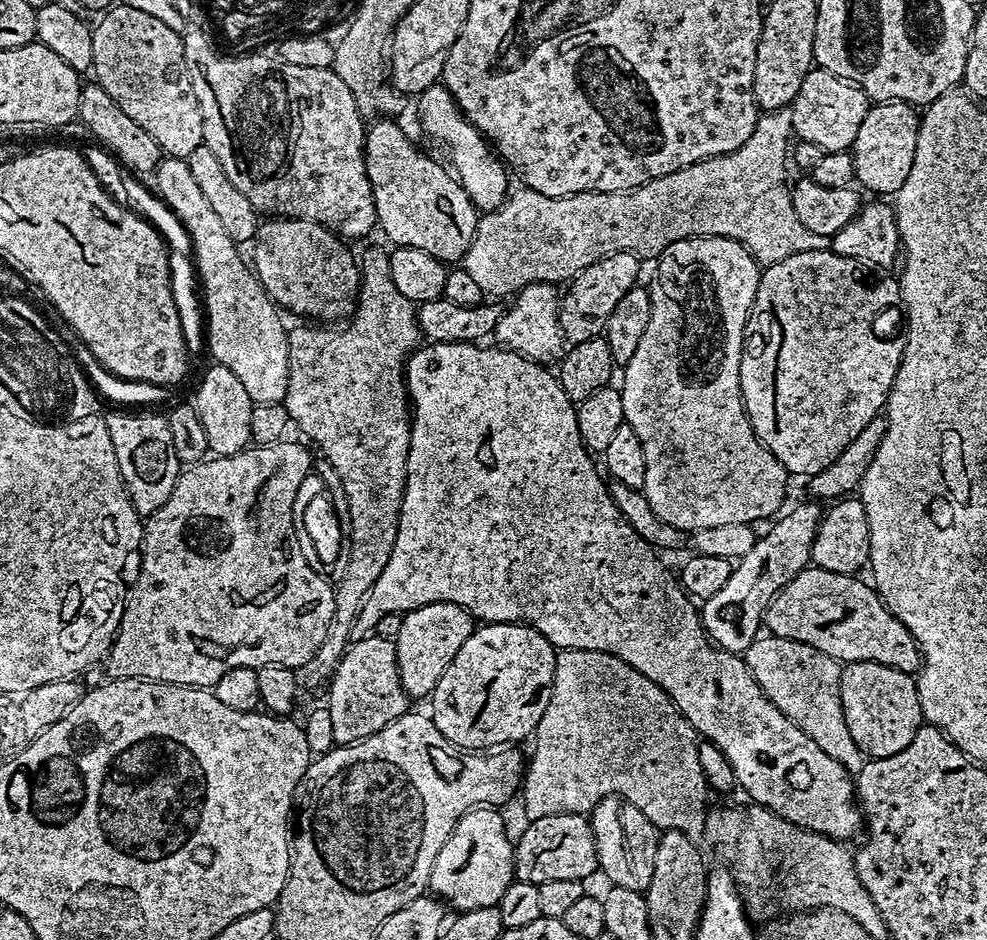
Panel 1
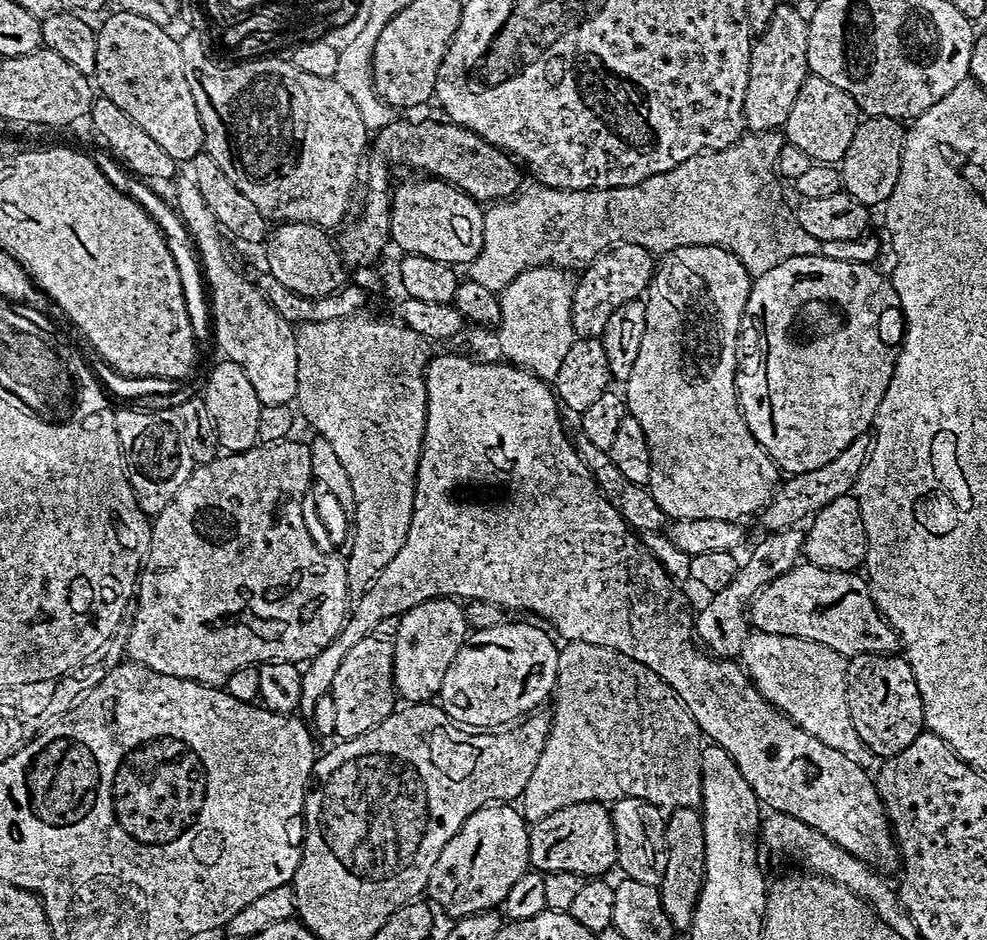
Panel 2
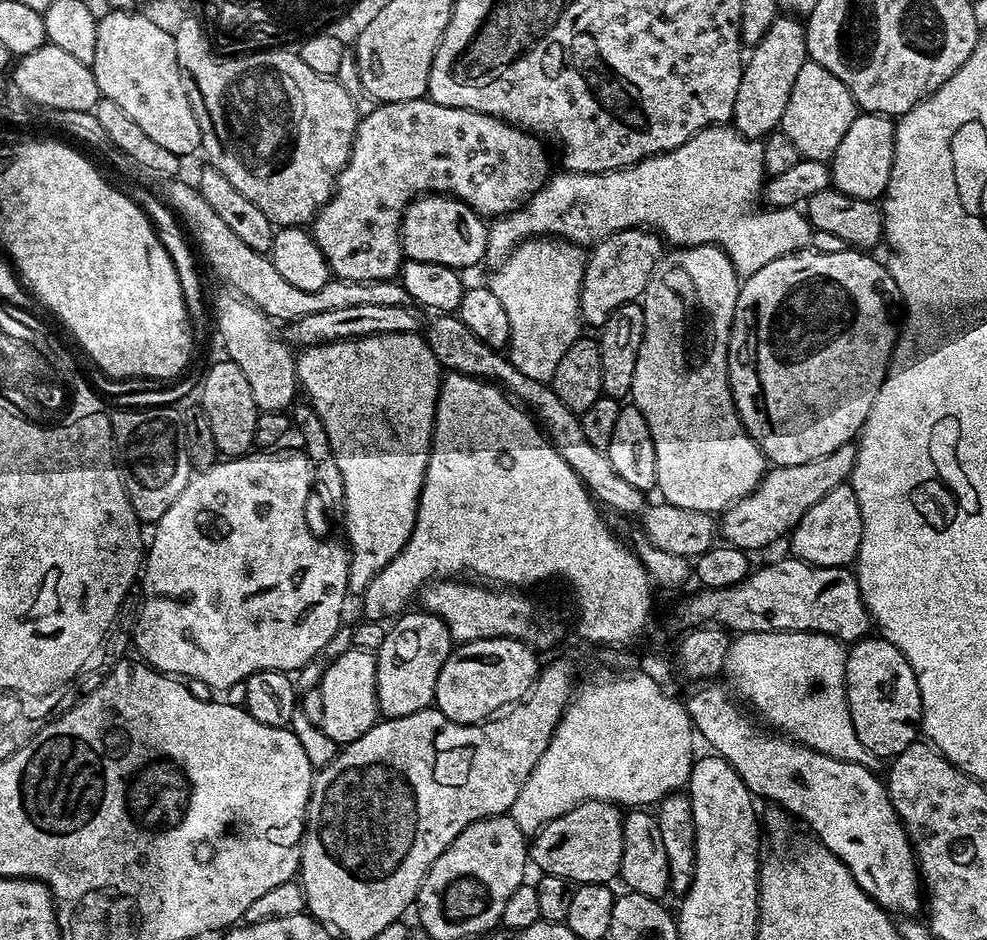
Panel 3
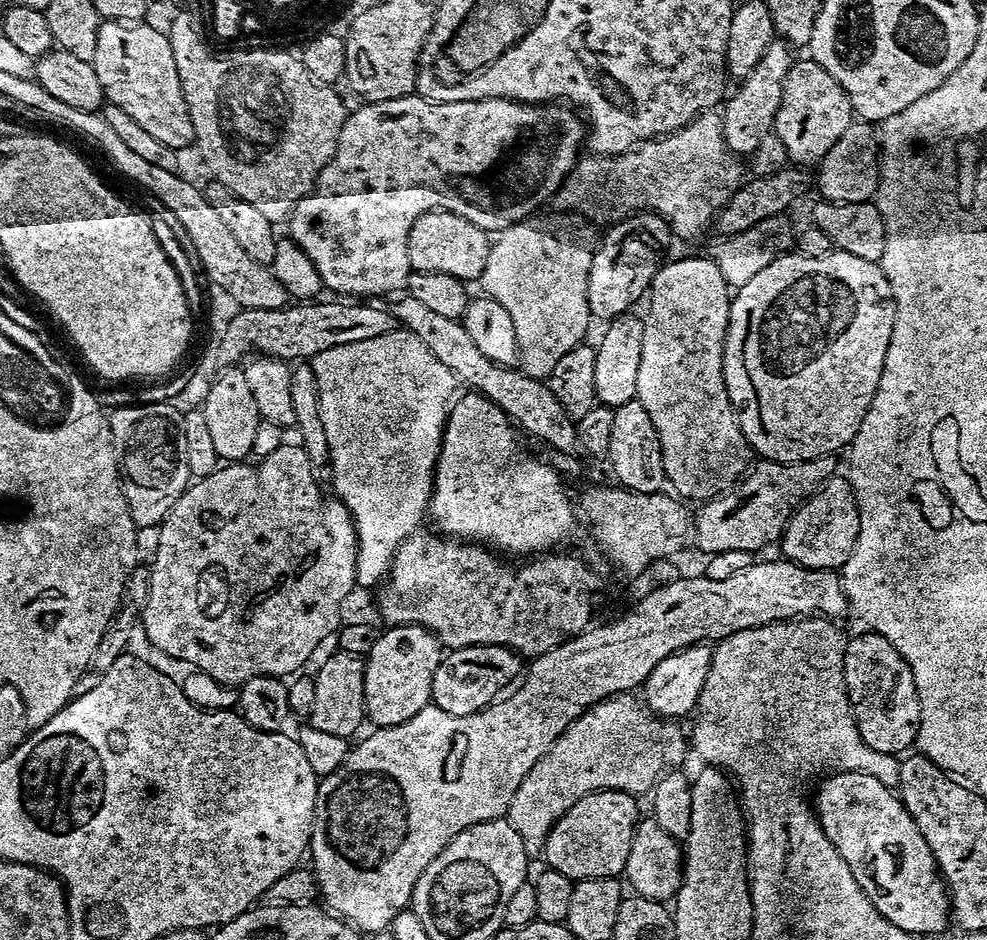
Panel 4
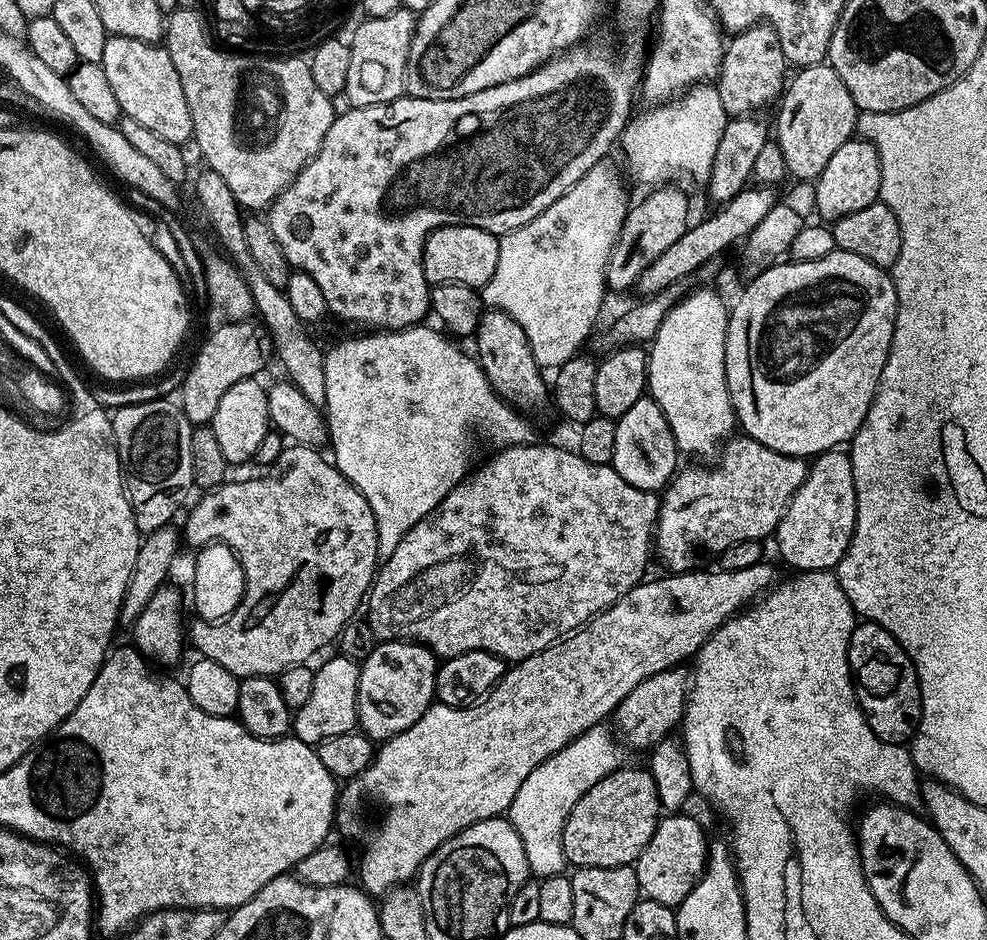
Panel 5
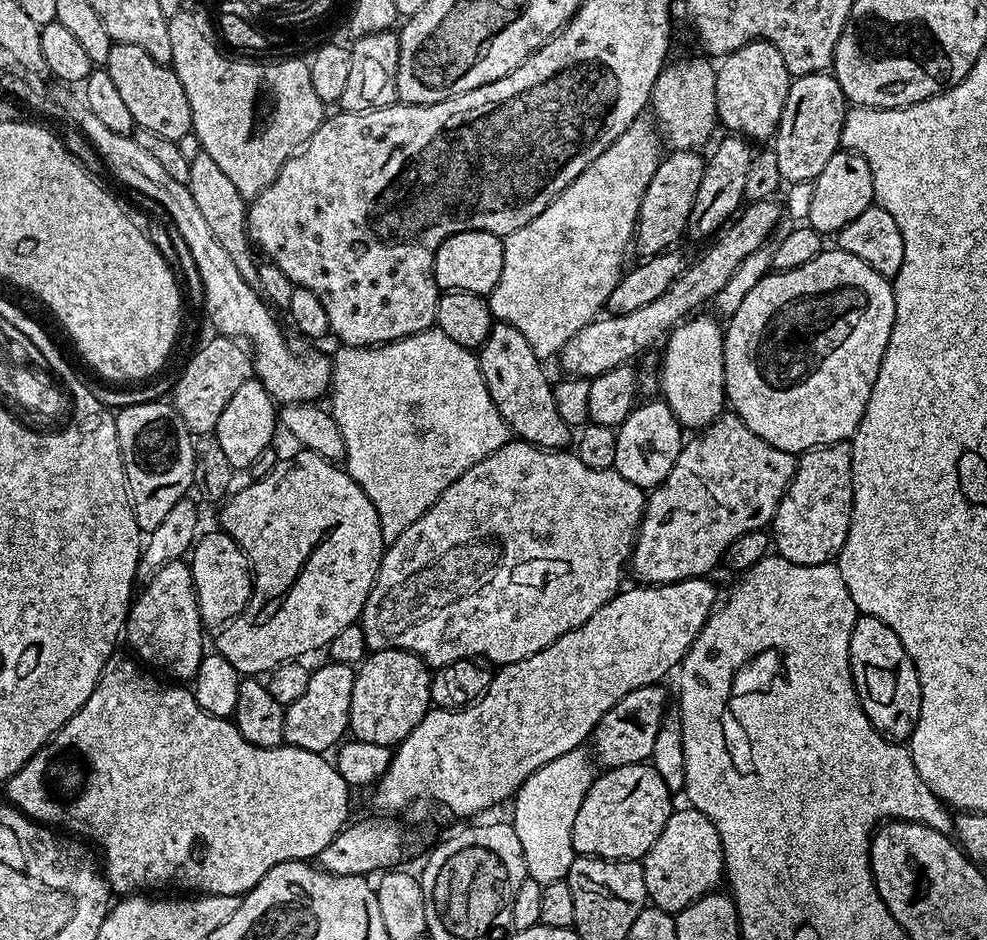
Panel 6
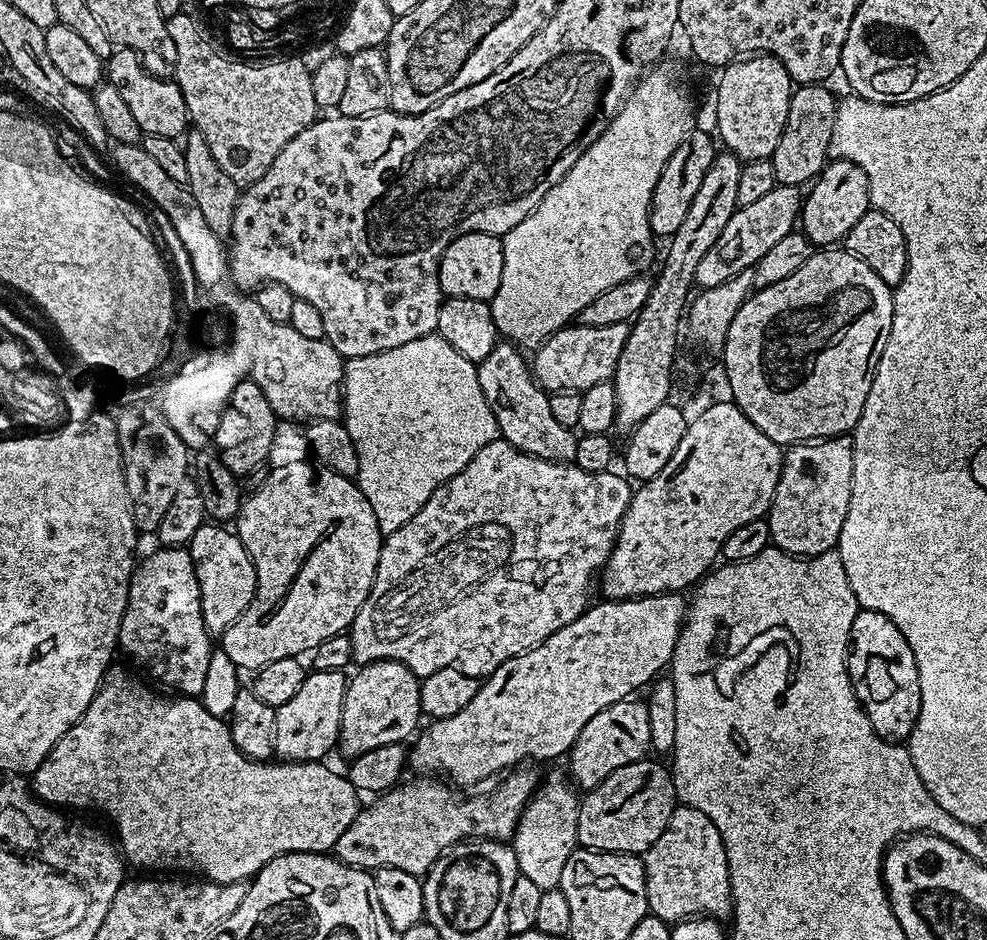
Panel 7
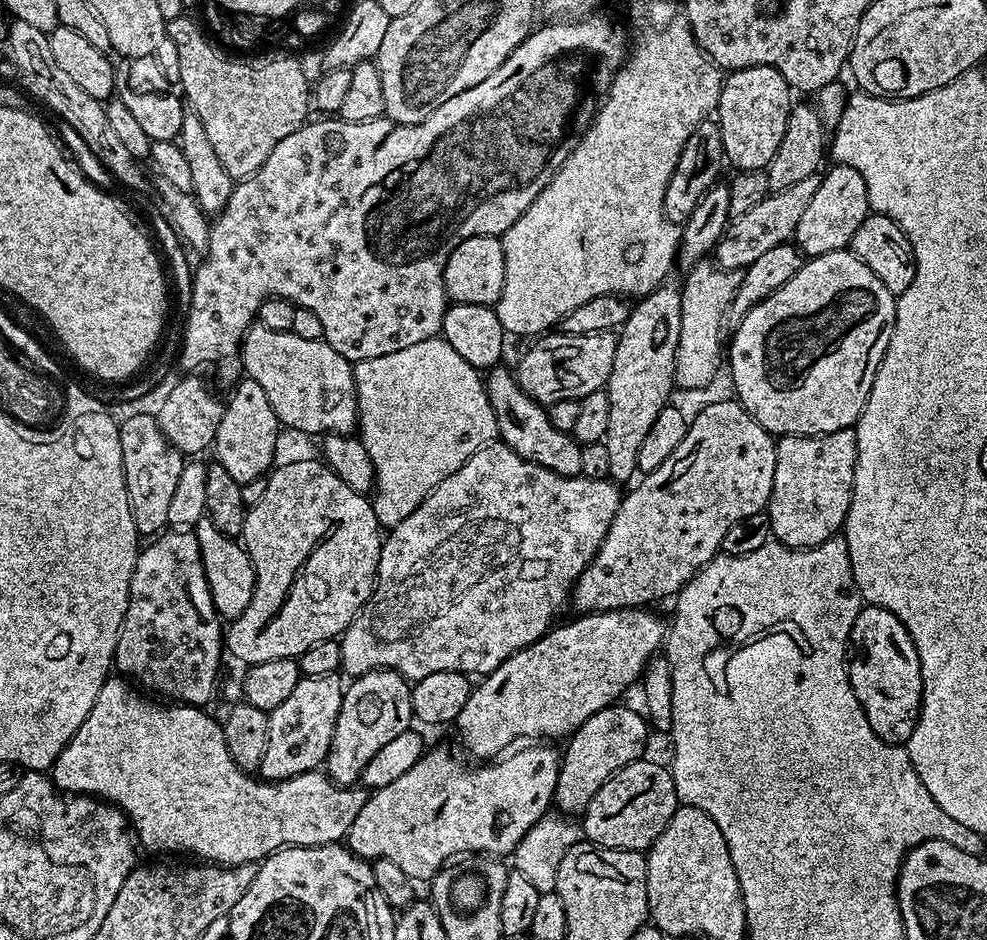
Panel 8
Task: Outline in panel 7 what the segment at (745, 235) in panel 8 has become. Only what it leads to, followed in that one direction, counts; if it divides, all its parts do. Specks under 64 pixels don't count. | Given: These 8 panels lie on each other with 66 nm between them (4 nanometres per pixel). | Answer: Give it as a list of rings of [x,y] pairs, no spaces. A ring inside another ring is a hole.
[[[776,184],[769,192],[762,194],[750,206],[737,207],[736,213],[726,222],[722,234],[718,234],[718,242],[702,254],[702,262],[696,267],[695,283],[701,289],[719,289],[731,276],[739,272],[755,269],[756,264],[767,254],[777,242],[782,242],[786,234],[797,227],[798,217],[802,212],[802,192],[795,184]]]

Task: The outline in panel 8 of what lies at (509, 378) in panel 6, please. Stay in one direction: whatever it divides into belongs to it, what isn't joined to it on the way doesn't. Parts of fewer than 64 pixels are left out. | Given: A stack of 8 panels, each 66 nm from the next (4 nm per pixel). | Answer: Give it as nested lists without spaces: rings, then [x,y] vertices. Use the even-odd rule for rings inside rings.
[[[497,366],[487,373],[484,389],[488,392],[490,406],[494,410],[494,418],[498,422],[499,439],[514,454],[524,460],[534,462],[554,474],[578,476],[582,470],[582,447],[567,432],[554,430],[548,417],[548,409],[539,404],[517,382],[511,367]]]

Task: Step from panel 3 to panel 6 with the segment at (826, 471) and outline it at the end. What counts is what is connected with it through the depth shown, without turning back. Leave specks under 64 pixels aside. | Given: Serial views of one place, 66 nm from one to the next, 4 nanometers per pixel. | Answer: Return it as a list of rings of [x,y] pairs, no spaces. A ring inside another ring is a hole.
[[[721,414],[703,429],[704,432],[697,440],[689,439],[684,447],[680,449],[678,454],[678,462],[674,462],[674,466],[670,470],[670,474],[666,474],[666,478],[659,486],[651,489],[647,493],[646,503],[644,505],[644,515],[640,521],[639,529],[636,533],[632,555],[630,557],[630,568],[641,576],[645,585],[654,584],[673,584],[675,580],[695,580],[704,578],[709,575],[708,571],[717,563],[718,565],[724,559],[724,552],[730,546],[730,542],[734,542],[734,538],[738,538],[744,532],[755,532],[764,530],[771,525],[772,519],[776,516],[776,507],[780,504],[784,492],[788,488],[788,481],[792,479],[796,473],[797,457],[791,452],[783,452],[774,446],[770,446],[770,442],[766,442],[762,438],[758,438],[758,434],[754,434],[754,430],[750,430],[735,414]]]

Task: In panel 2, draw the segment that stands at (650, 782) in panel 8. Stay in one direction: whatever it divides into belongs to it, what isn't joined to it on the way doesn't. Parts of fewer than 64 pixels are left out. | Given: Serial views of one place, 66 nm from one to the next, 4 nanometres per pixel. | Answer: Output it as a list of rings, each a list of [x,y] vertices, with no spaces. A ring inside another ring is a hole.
[[[603,803],[568,805],[533,823],[526,839],[533,869],[540,874],[562,874],[577,882],[605,882],[616,867],[616,824]]]

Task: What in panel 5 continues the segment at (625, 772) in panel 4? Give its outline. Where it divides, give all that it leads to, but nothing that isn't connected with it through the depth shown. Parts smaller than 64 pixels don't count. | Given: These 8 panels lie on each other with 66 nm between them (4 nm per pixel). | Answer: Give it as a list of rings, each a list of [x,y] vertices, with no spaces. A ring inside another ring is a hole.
[[[602,726],[590,728],[527,775],[508,808],[507,819],[522,838],[529,873],[544,879],[563,873],[562,830],[575,802],[599,780],[619,769],[618,750]]]

